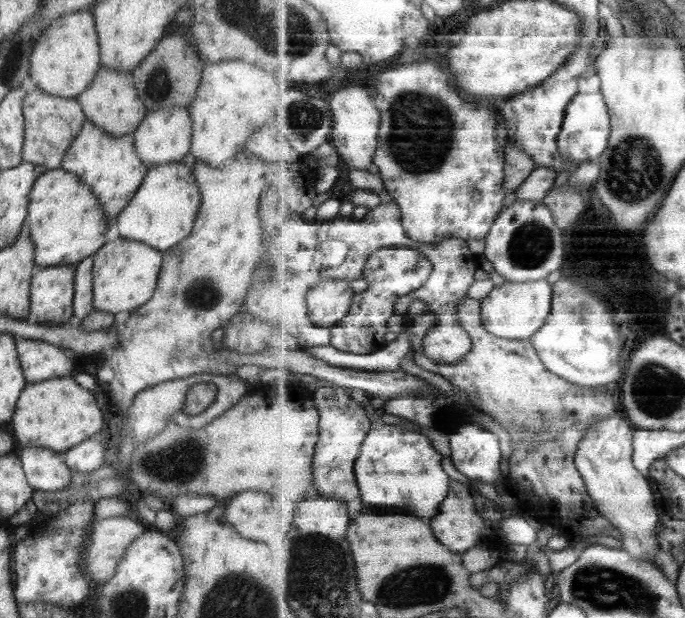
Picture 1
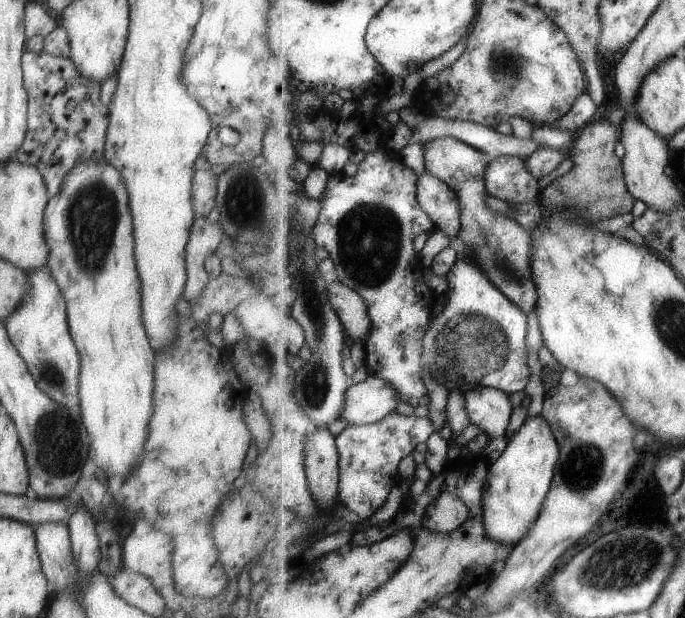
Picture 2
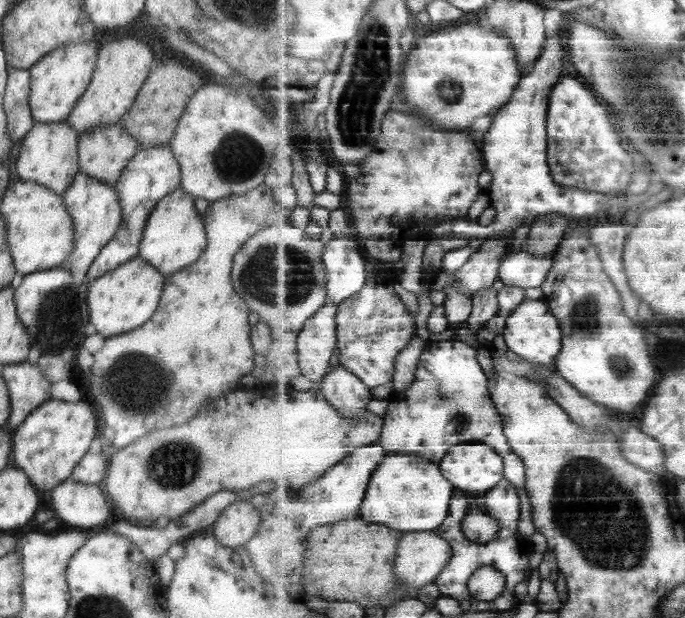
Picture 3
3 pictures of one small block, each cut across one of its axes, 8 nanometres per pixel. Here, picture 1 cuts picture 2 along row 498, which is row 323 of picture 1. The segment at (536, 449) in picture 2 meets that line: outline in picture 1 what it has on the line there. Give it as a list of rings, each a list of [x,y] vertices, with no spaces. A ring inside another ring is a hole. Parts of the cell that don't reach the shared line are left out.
[[[546,279],[527,282],[504,281],[502,285],[495,286],[489,294],[480,300],[482,302],[482,320],[485,328],[495,336],[509,340],[531,340],[532,336],[540,330],[552,314],[553,285]]]

